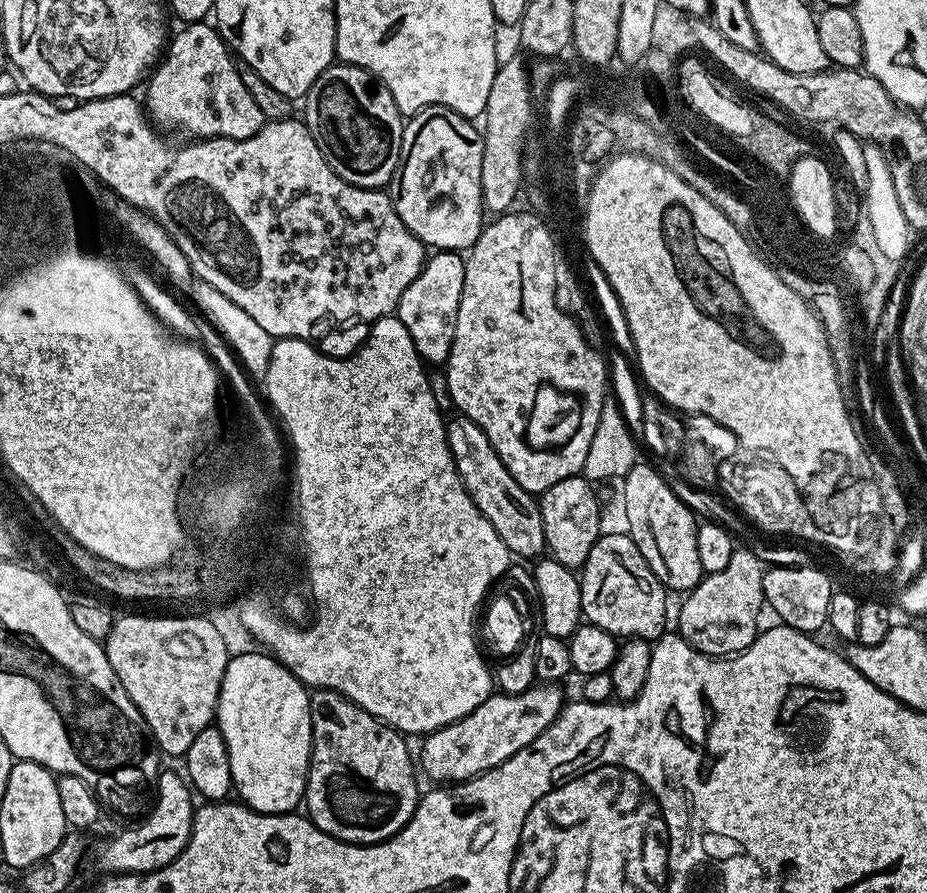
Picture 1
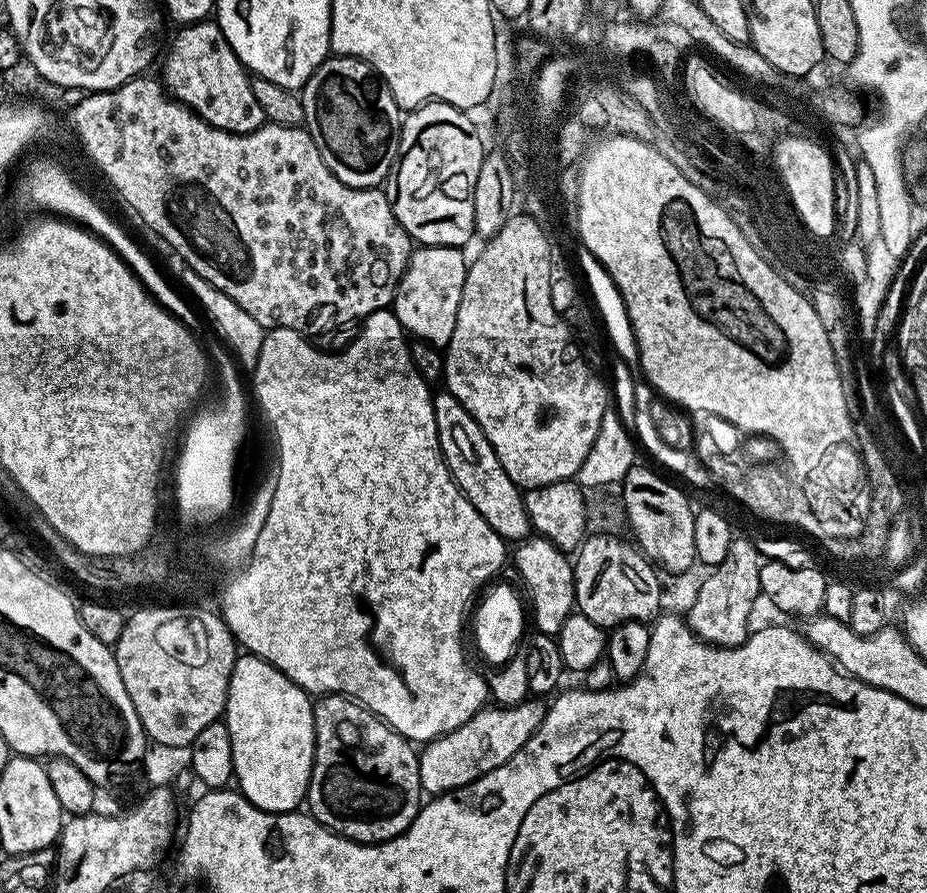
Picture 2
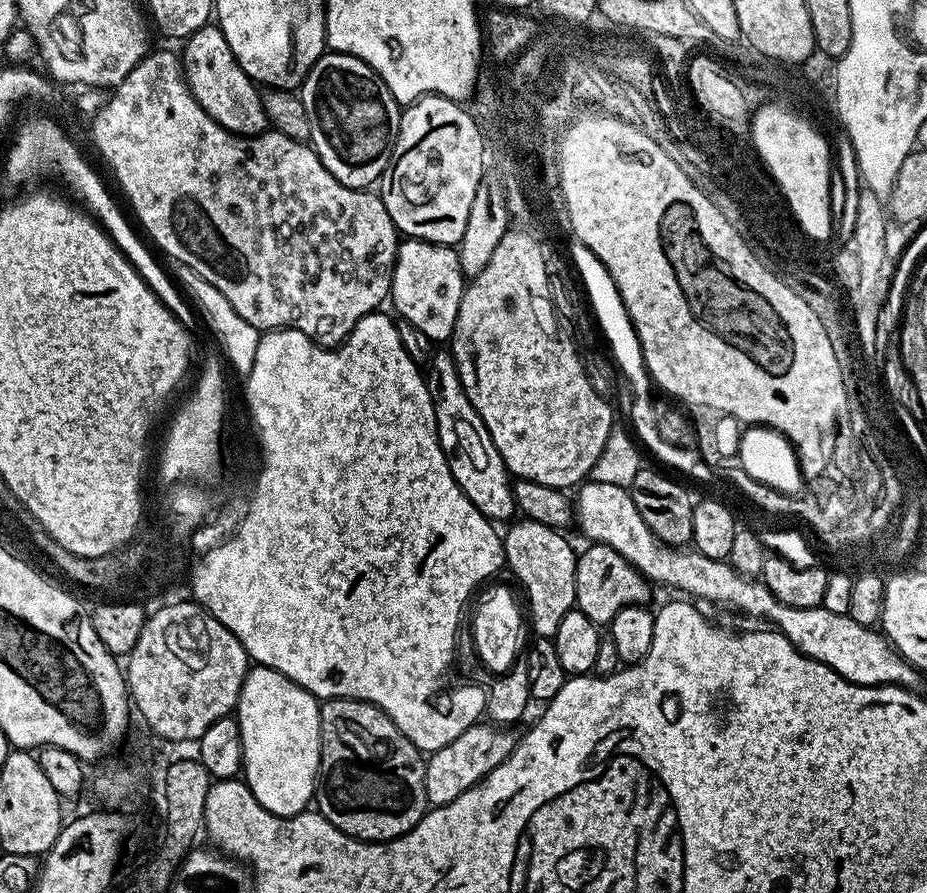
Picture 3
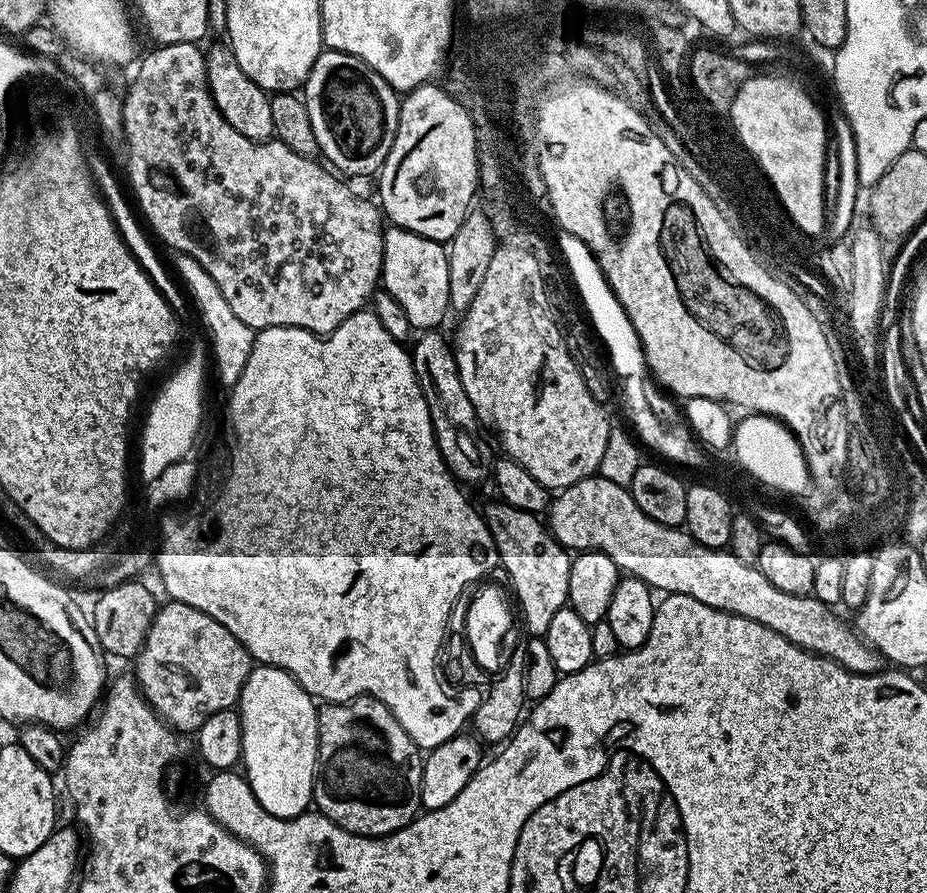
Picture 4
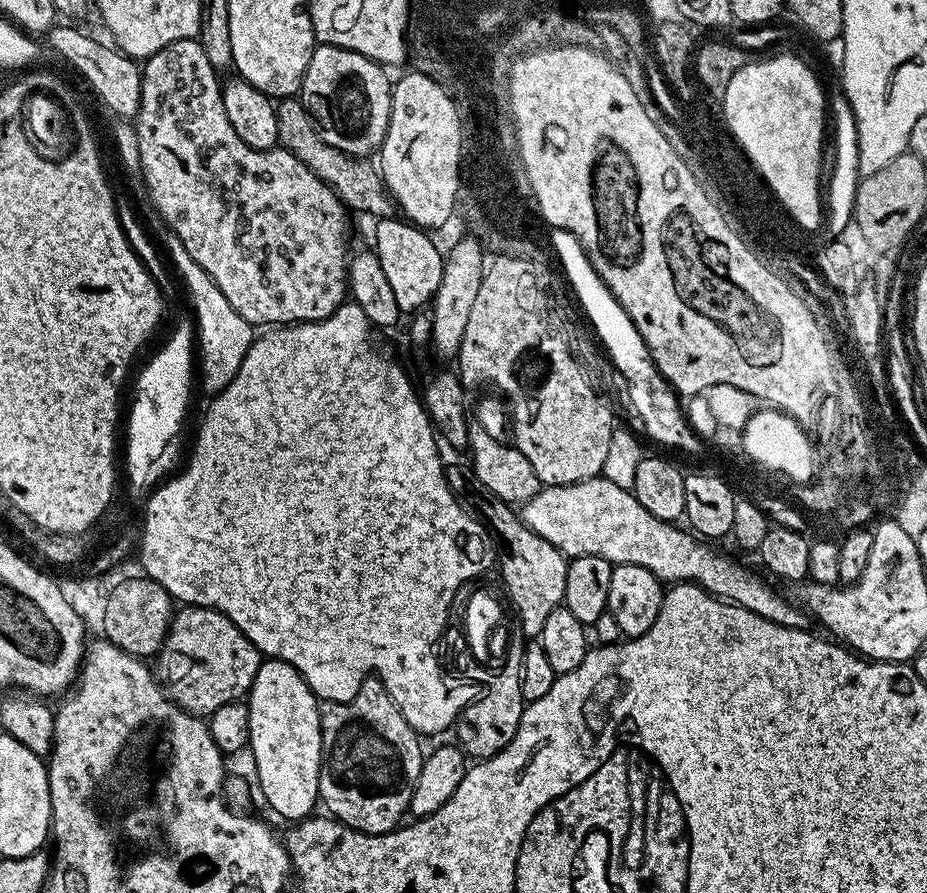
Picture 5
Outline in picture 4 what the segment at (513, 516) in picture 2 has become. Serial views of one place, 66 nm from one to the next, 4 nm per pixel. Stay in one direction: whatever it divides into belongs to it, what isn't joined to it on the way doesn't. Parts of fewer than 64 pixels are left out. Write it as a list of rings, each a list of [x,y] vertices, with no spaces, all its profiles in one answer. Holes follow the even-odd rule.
[[[424,330],[417,335],[420,337],[415,337],[416,345],[412,344],[410,348],[414,374],[418,378],[418,386],[422,386],[422,394],[430,410],[430,422],[449,472],[465,485],[476,484],[479,480],[489,479],[488,448],[480,437],[482,425],[476,419],[474,406],[470,398],[466,398],[466,386],[462,386],[462,378],[458,374],[453,345],[442,333],[440,330]]]

